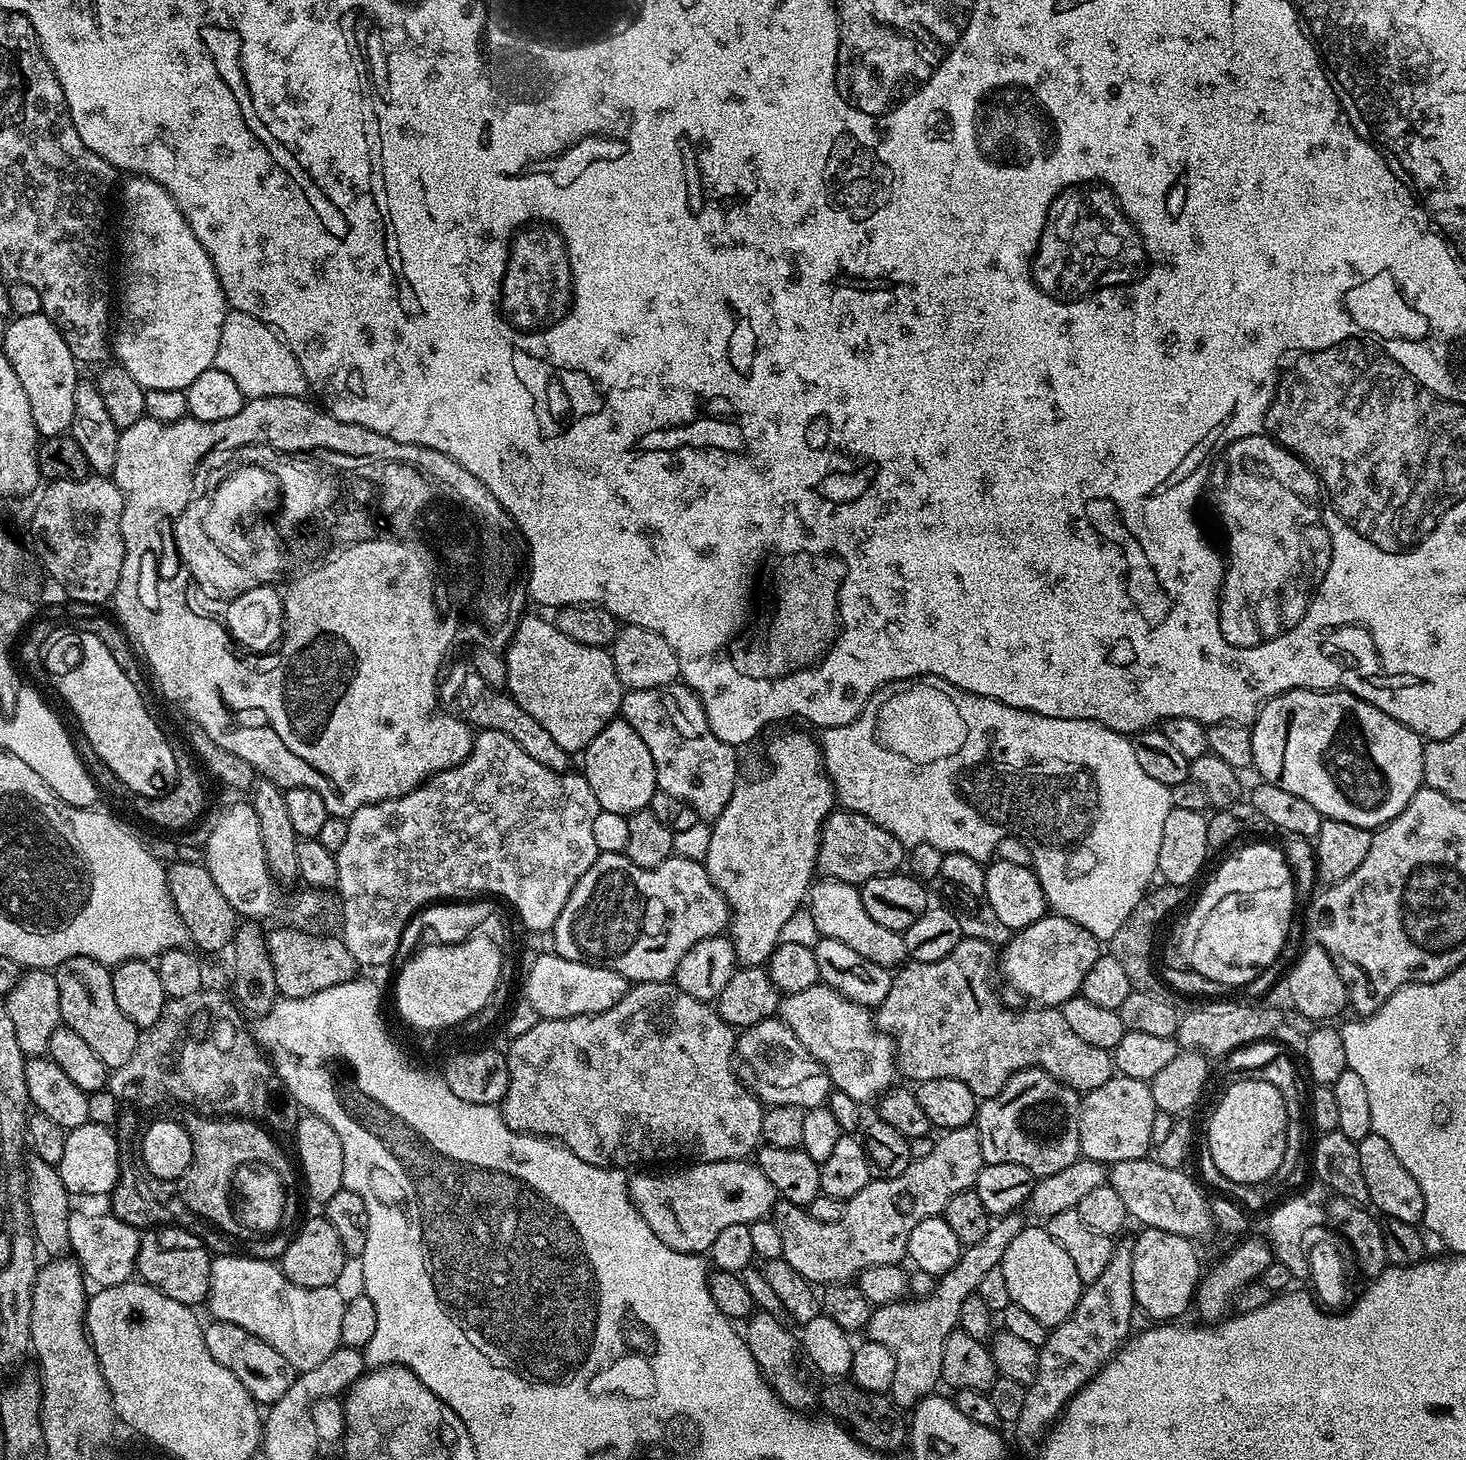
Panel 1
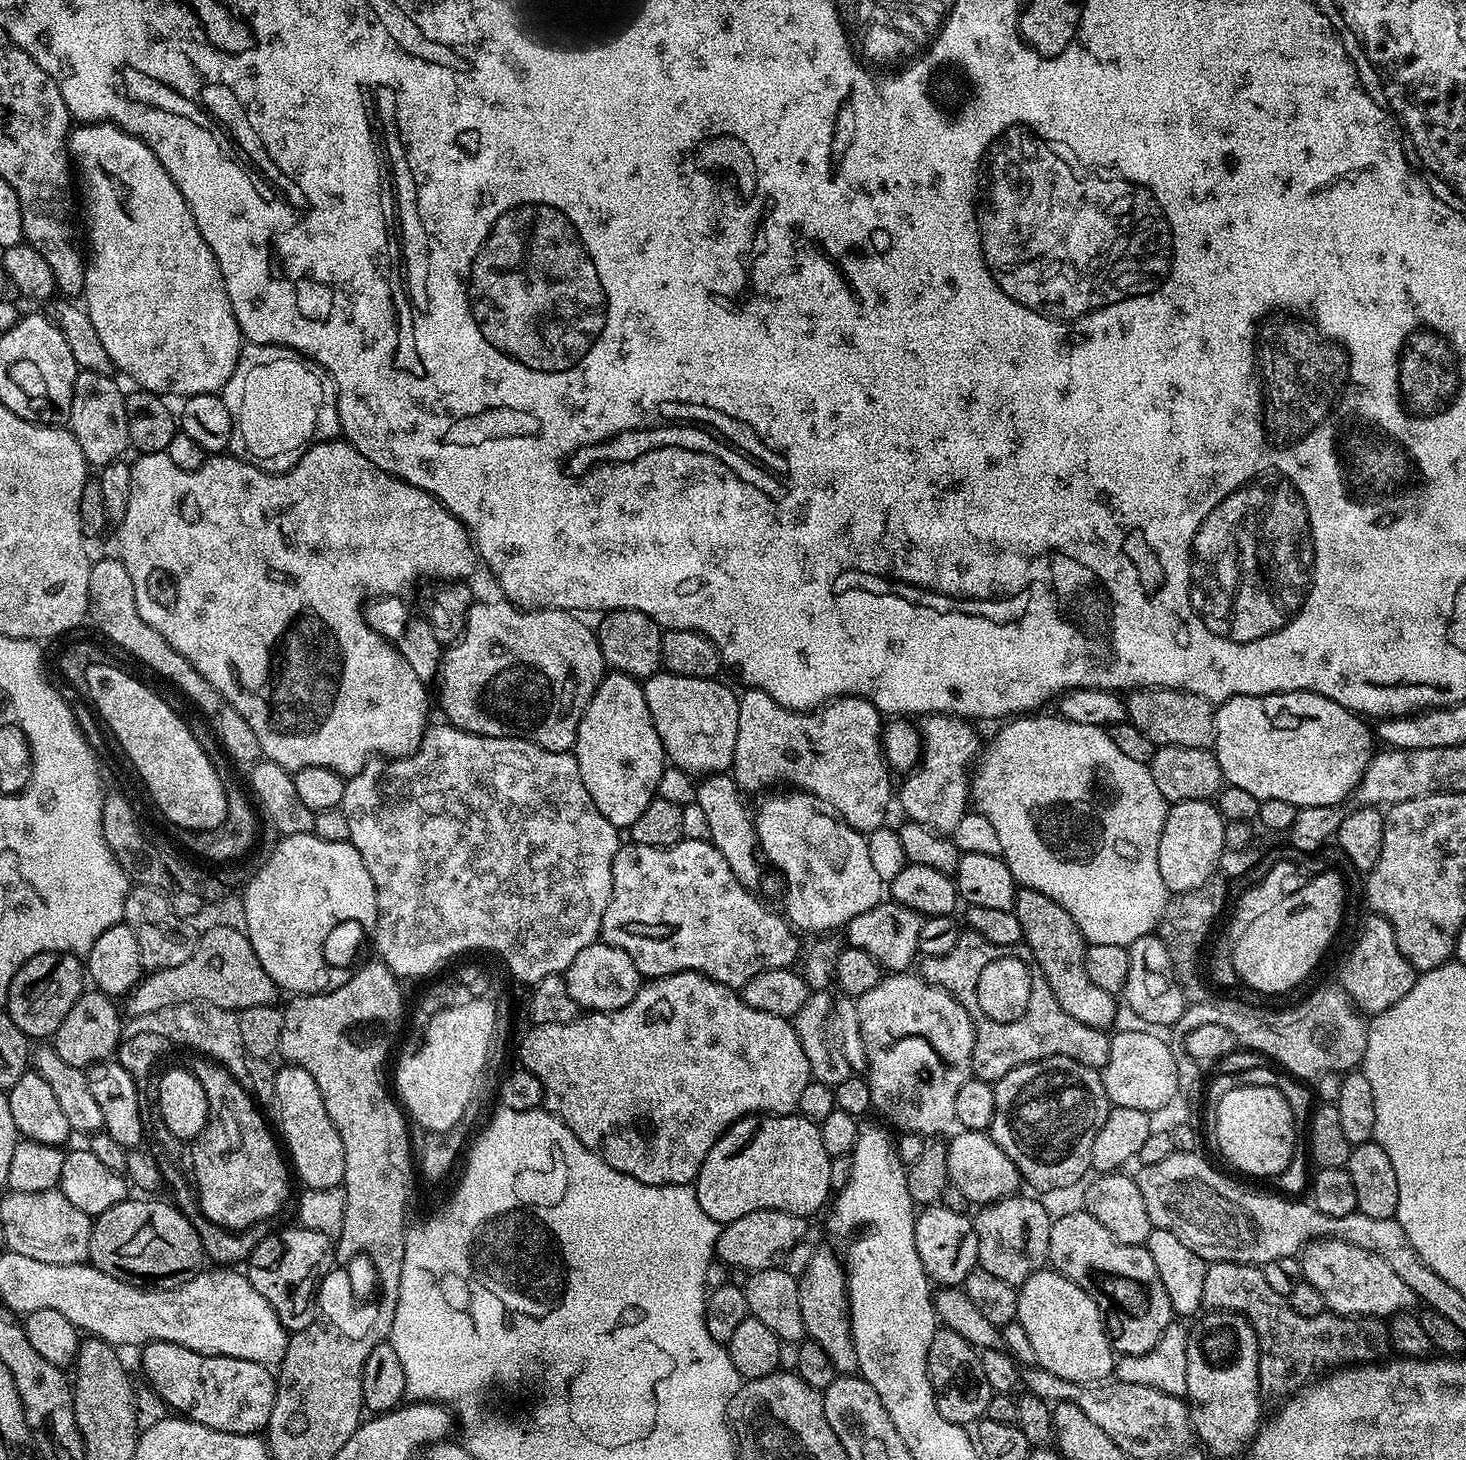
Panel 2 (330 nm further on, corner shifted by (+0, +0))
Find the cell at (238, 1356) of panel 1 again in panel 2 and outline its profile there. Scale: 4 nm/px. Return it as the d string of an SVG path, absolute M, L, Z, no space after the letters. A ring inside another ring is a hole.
M154 1340L143 1345L140 1364L144 1367L144 1376L148 1384L173 1408L173 1413L190 1419L195 1424L213 1428L219 1432L234 1434L260 1434L267 1429L270 1414L274 1410L277 1377L272 1376L267 1367L258 1362L250 1362L242 1358L229 1356L203 1356L186 1346L178 1346L174 1342Z

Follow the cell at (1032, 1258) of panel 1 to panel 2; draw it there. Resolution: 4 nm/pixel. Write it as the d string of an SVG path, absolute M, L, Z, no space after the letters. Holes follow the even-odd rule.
M1045 1270L1030 1274L1016 1293L1018 1310L1016 1320L1026 1330L1034 1346L1036 1364L1066 1378L1089 1386L1104 1382L1114 1372L1114 1349L1108 1338L1104 1314L1096 1305L1096 1299L1082 1286L1078 1286L1061 1272Z

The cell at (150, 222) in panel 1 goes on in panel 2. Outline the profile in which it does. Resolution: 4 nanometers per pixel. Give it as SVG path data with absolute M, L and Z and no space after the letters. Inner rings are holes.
M111 122L81 123L79 126L73 127L68 134L68 154L74 161L79 183L80 180L84 183L84 208L88 211L88 244L86 240L82 304L88 309L90 322L94 322L94 330L98 330L98 338L102 341L102 347L106 349L106 354L110 354L113 365L119 371L121 368L136 383L133 385L139 386L143 391L155 392L165 398L171 398L171 396L187 398L207 392L219 393L226 386L230 374L234 374L236 363L240 357L242 337L238 322L234 318L230 294L226 294L222 270L218 266L210 246L206 246L178 186L174 186L170 174L164 169L162 162L158 162L158 158L150 150L150 146L146 146L137 136L131 136L129 132L122 131Z

